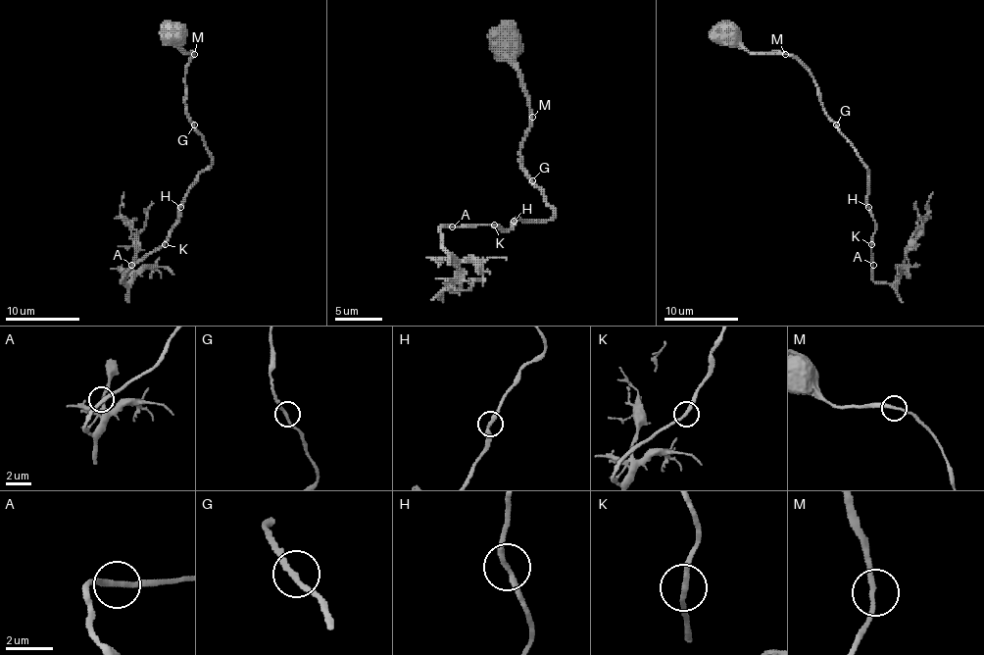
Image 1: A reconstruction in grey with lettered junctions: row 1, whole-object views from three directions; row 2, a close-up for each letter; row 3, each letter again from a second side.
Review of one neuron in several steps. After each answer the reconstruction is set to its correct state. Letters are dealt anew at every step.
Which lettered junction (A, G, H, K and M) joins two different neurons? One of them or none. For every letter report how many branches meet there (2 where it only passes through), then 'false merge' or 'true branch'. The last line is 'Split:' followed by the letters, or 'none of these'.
A: 2 | true branch
G: 2 | true branch
H: 2 | true branch
K: 2 | true branch
M: 2 | true branch
Split: none of these

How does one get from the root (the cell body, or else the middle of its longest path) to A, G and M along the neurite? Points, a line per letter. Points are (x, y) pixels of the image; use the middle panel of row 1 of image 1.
A: (532, 223), (516, 220), (509, 229), (490, 225), (452, 226)
G: (532, 223), (548, 220), (553, 215), (544, 194), (532, 180)
M: (532, 223), (548, 220), (553, 215), (544, 194), (520, 166), (520, 142), (529, 128), (532, 117)

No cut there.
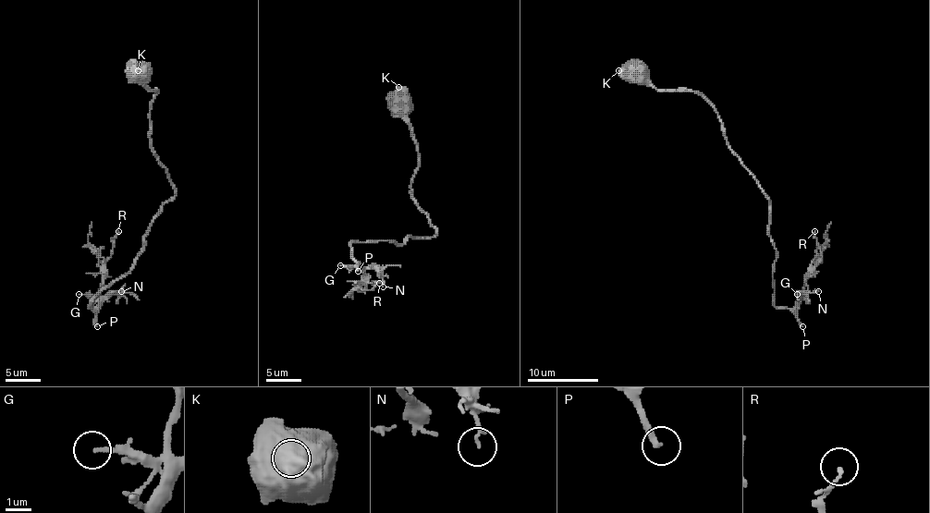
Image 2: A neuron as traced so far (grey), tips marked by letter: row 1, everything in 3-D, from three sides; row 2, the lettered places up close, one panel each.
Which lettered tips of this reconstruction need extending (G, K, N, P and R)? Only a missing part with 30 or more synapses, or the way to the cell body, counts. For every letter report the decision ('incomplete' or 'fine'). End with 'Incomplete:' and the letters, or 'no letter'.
G: fine
K: fine
N: fine
P: incomplete
R: fine
Incomplete: P

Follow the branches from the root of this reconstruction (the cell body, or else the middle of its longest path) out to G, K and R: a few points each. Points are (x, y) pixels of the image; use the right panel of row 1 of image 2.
G: (771, 212), (769, 236), (776, 250), (773, 273), (775, 305), (792, 309), (799, 299), (797, 294)
K: (771, 212), (758, 181), (730, 148), (717, 113), (700, 94), (659, 91), (647, 82), (633, 82), (618, 70)
R: (771, 212), (776, 307), (792, 309), (797, 303), (804, 276), (822, 259), (814, 231)

